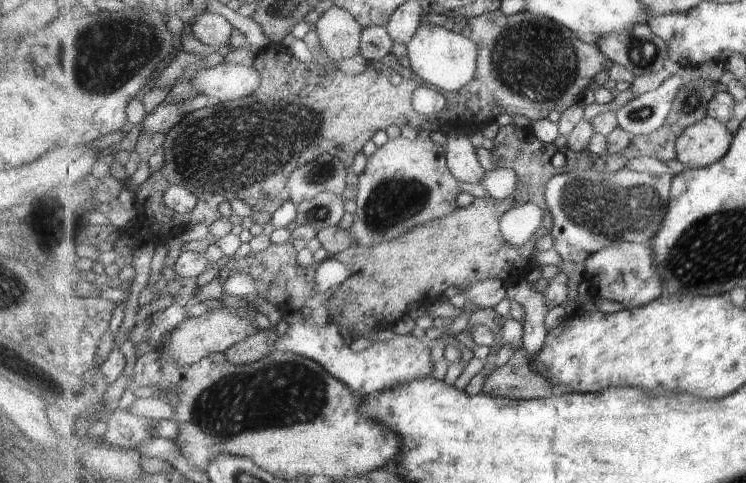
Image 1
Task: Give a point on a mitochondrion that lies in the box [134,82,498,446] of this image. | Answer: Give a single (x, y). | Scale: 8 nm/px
(224, 152)

